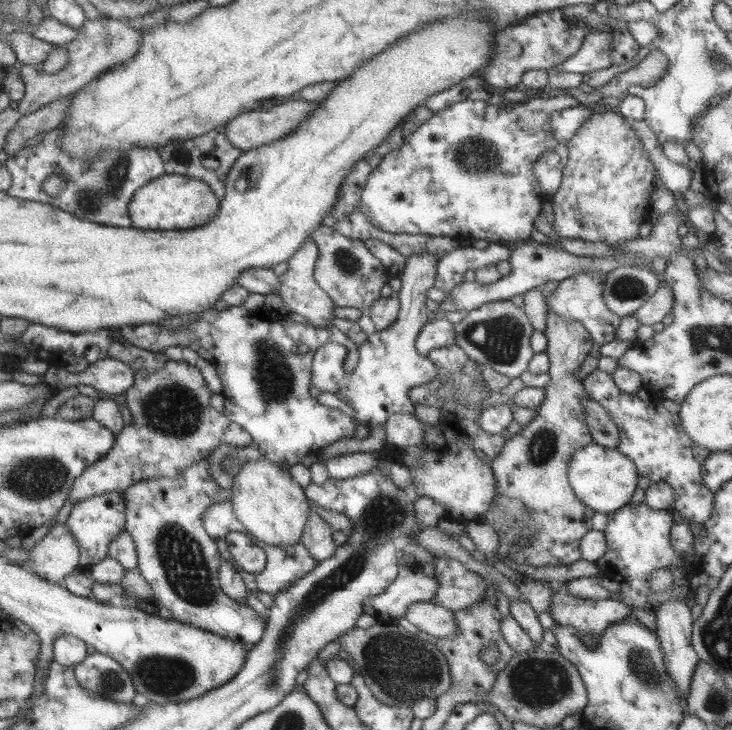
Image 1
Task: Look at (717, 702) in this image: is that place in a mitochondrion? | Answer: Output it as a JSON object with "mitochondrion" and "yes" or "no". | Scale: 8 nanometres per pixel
{"mitochondrion":"yes"}

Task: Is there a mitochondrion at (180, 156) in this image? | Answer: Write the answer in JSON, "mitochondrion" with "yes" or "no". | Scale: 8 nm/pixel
{"mitochondrion":"no"}

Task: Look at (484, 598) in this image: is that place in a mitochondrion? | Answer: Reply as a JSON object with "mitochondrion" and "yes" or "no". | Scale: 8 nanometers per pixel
{"mitochondrion":"no"}

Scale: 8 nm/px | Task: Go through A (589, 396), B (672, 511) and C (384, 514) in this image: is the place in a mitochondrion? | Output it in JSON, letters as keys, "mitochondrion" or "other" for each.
{"A":"other","B":"other","C":"mitochondrion"}

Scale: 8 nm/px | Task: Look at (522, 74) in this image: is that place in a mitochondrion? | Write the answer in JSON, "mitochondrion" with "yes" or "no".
{"mitochondrion":"no"}

